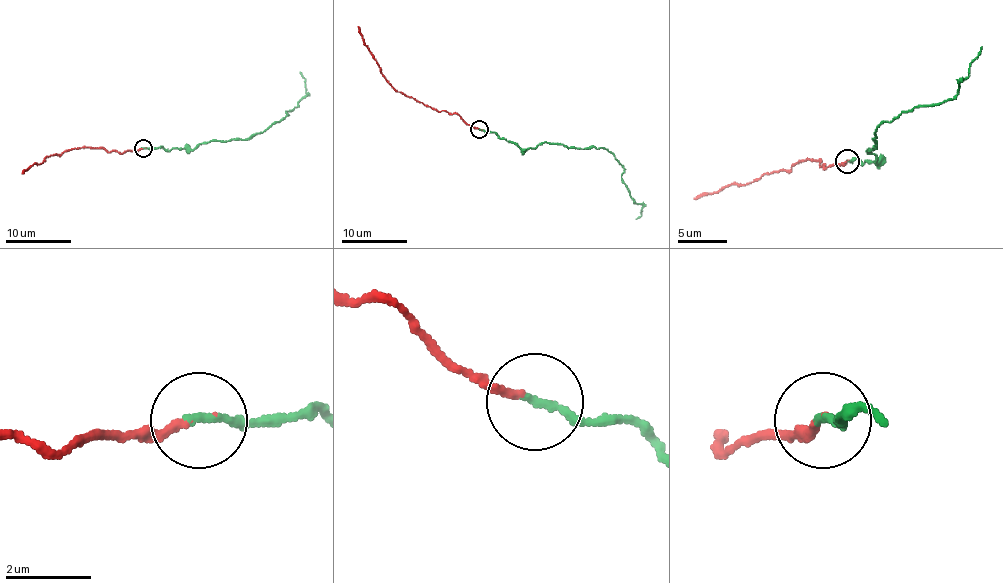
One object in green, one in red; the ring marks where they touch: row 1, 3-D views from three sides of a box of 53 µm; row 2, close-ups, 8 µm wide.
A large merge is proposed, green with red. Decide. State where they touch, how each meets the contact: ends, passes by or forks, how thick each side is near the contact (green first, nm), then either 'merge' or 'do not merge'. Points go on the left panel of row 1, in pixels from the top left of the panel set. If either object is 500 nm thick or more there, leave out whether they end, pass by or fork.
(143, 148) | green ends | red ends | 200/180 nm | merge

